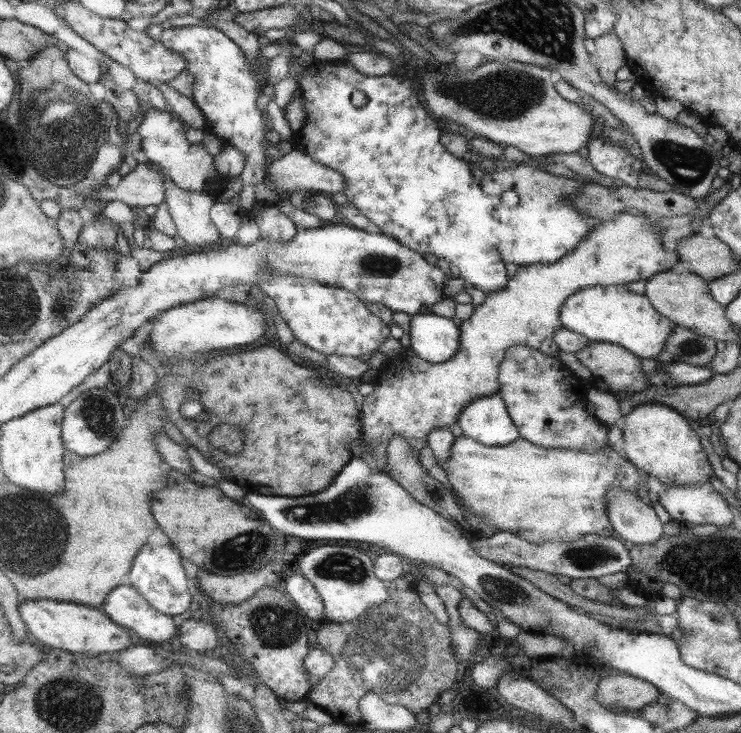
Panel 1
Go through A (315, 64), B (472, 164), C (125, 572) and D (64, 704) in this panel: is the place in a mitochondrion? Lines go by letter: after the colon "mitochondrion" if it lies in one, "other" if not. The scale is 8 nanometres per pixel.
A: other
B: other
C: other
D: mitochondrion

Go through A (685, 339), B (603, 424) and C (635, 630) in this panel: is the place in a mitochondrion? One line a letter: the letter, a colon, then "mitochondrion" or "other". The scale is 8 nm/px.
A: other
B: other
C: other

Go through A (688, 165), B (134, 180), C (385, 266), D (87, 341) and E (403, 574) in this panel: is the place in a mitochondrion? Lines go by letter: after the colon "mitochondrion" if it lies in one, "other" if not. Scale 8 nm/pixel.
A: mitochondrion
B: other
C: mitochondrion
D: other
E: other

